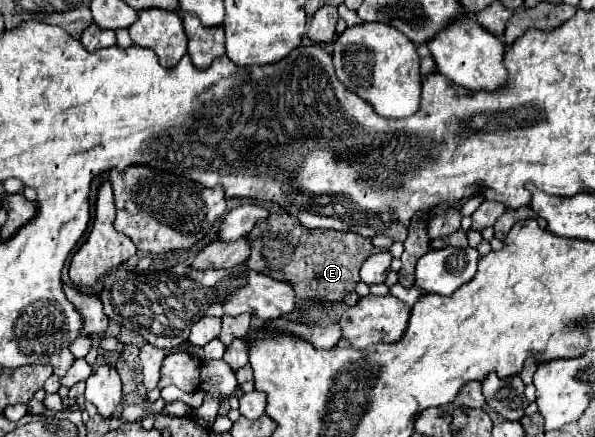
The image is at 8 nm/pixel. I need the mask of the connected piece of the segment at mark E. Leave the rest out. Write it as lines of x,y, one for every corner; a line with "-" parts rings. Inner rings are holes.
287,212
271,214
271,218
259,222
249,234
249,244
251,258
247,260
247,266
251,270
289,282
299,298
319,298
329,302
341,302
345,292
353,292
359,282
361,264
381,250
371,244
371,238
353,232
309,230

